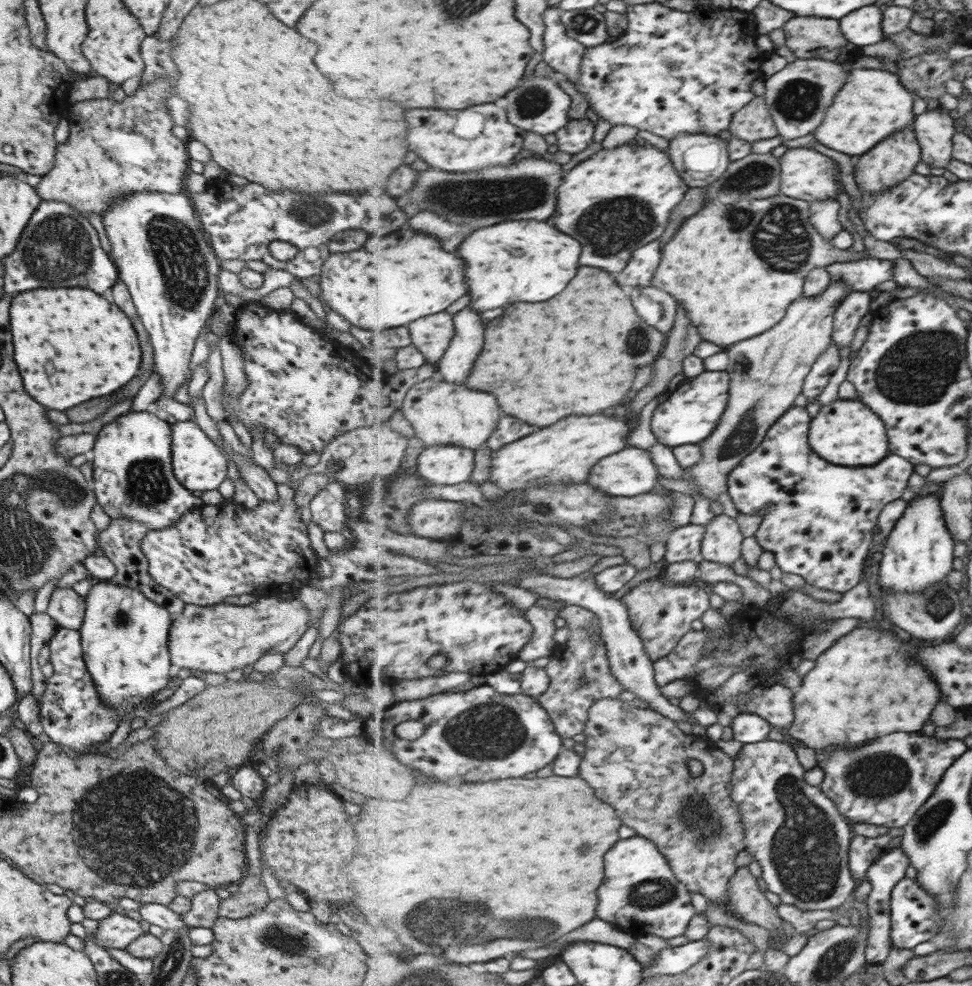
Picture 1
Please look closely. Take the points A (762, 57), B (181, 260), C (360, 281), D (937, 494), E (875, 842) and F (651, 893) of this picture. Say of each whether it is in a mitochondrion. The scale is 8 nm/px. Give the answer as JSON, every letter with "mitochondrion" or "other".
{"A":"other","B":"mitochondrion","C":"other","D":"other","E":"other","F":"mitochondrion"}

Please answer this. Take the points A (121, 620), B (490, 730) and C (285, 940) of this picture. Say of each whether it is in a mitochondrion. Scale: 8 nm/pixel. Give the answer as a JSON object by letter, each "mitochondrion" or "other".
{"A":"mitochondrion","B":"mitochondrion","C":"mitochondrion"}

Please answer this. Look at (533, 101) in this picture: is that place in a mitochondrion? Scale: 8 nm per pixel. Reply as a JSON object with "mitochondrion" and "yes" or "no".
{"mitochondrion":"yes"}

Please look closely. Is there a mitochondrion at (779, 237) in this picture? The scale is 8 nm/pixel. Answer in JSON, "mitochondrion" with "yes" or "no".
{"mitochondrion":"yes"}

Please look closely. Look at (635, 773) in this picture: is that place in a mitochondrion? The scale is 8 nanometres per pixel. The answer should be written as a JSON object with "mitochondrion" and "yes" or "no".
{"mitochondrion":"no"}

